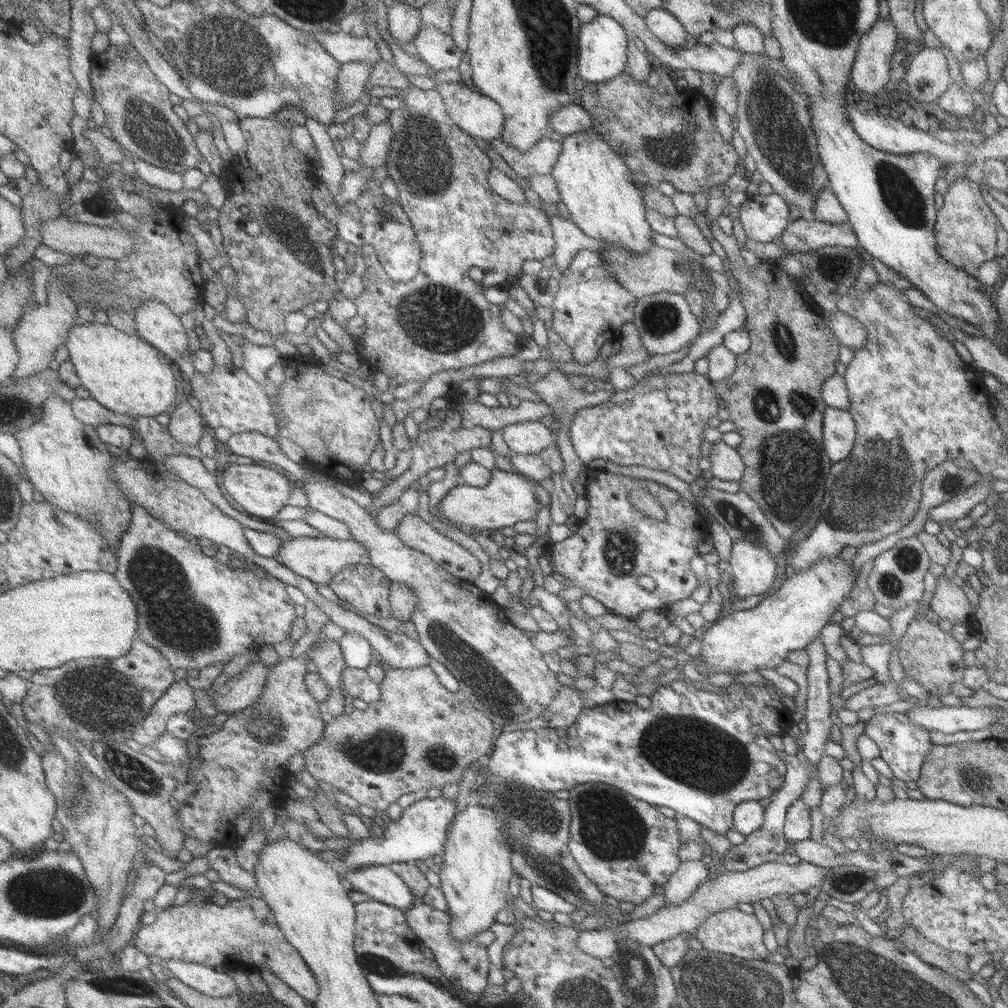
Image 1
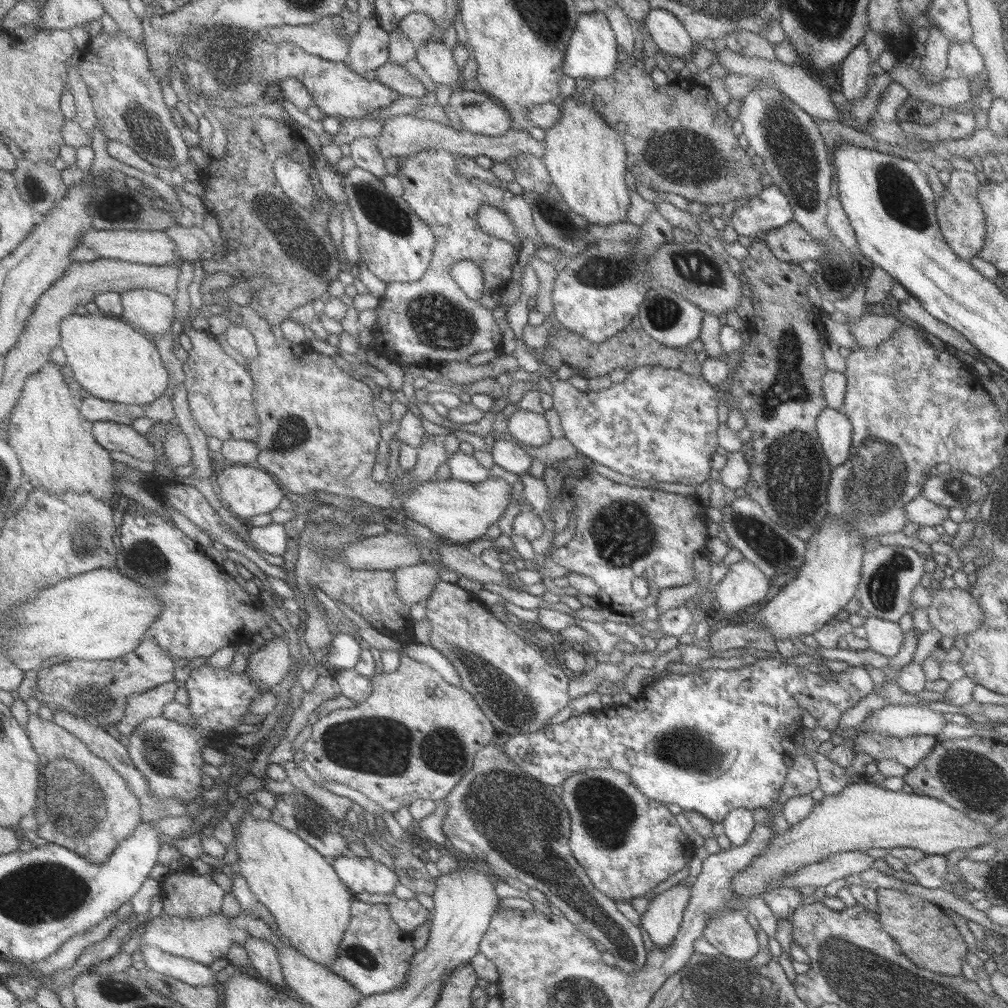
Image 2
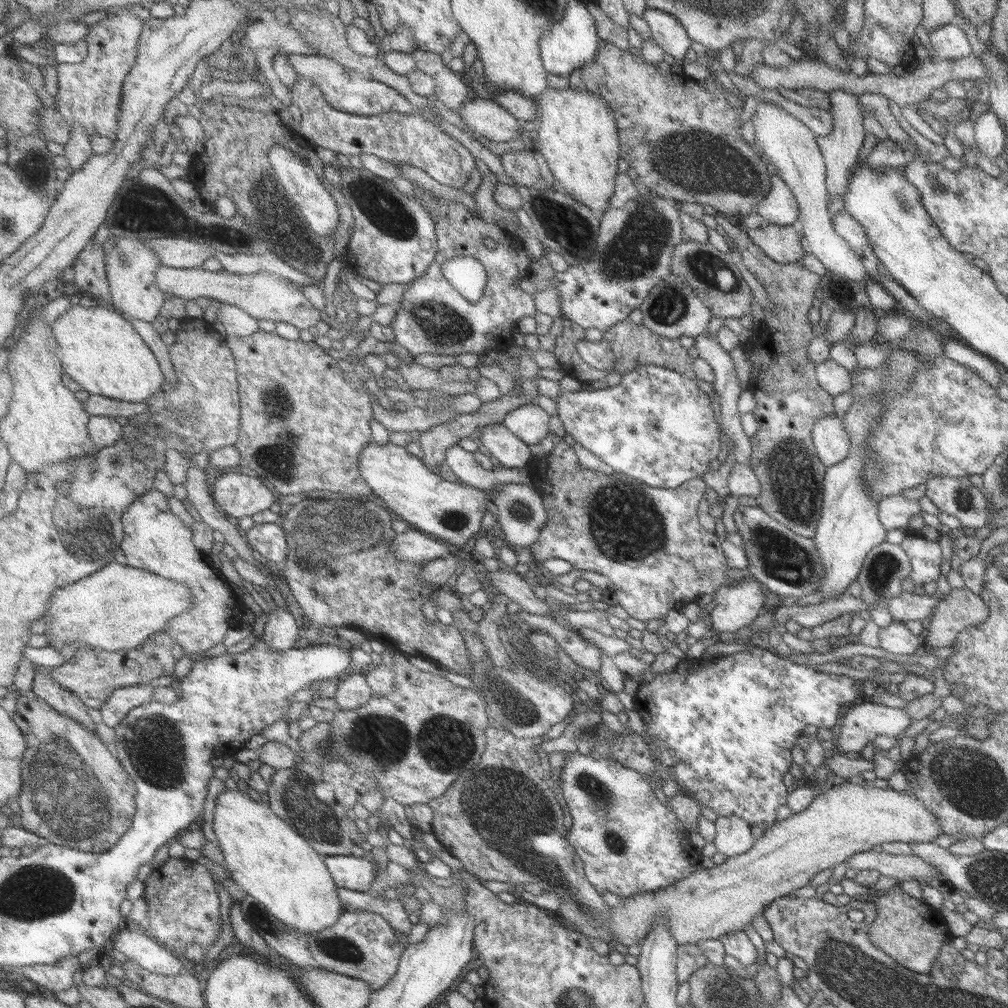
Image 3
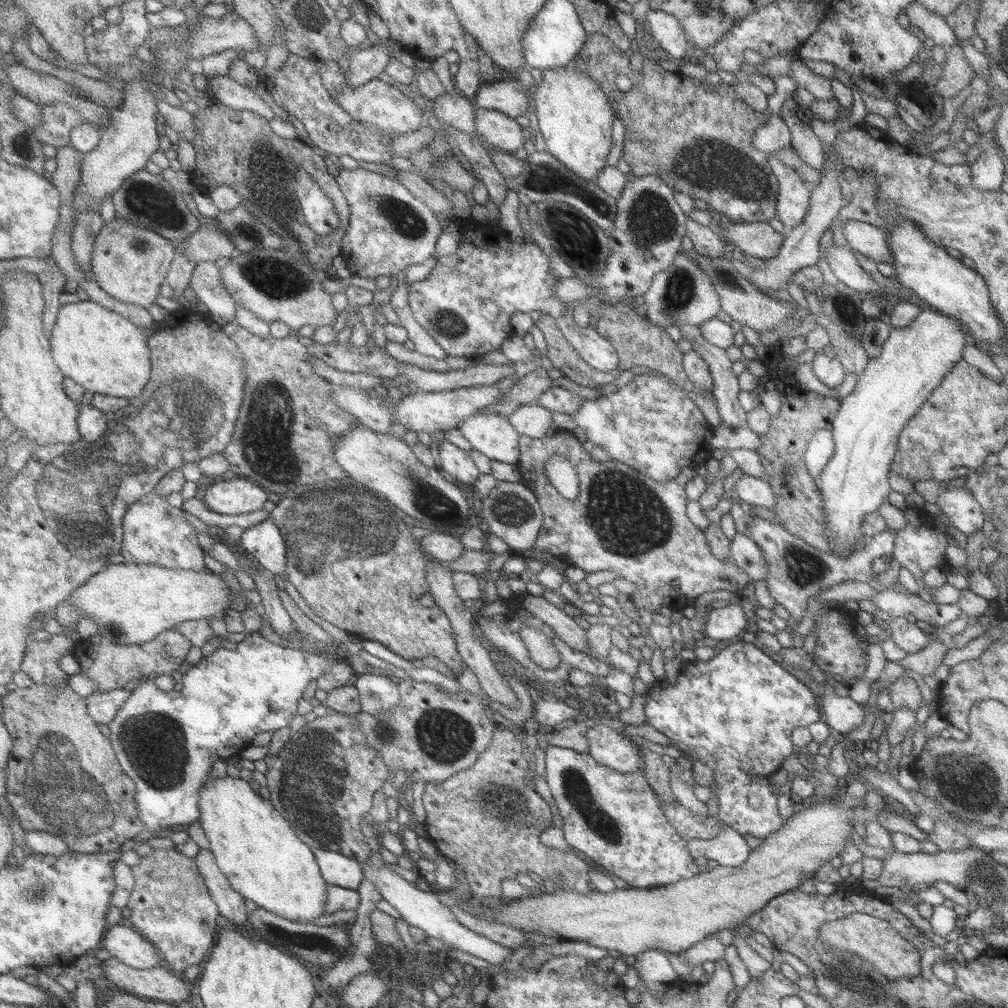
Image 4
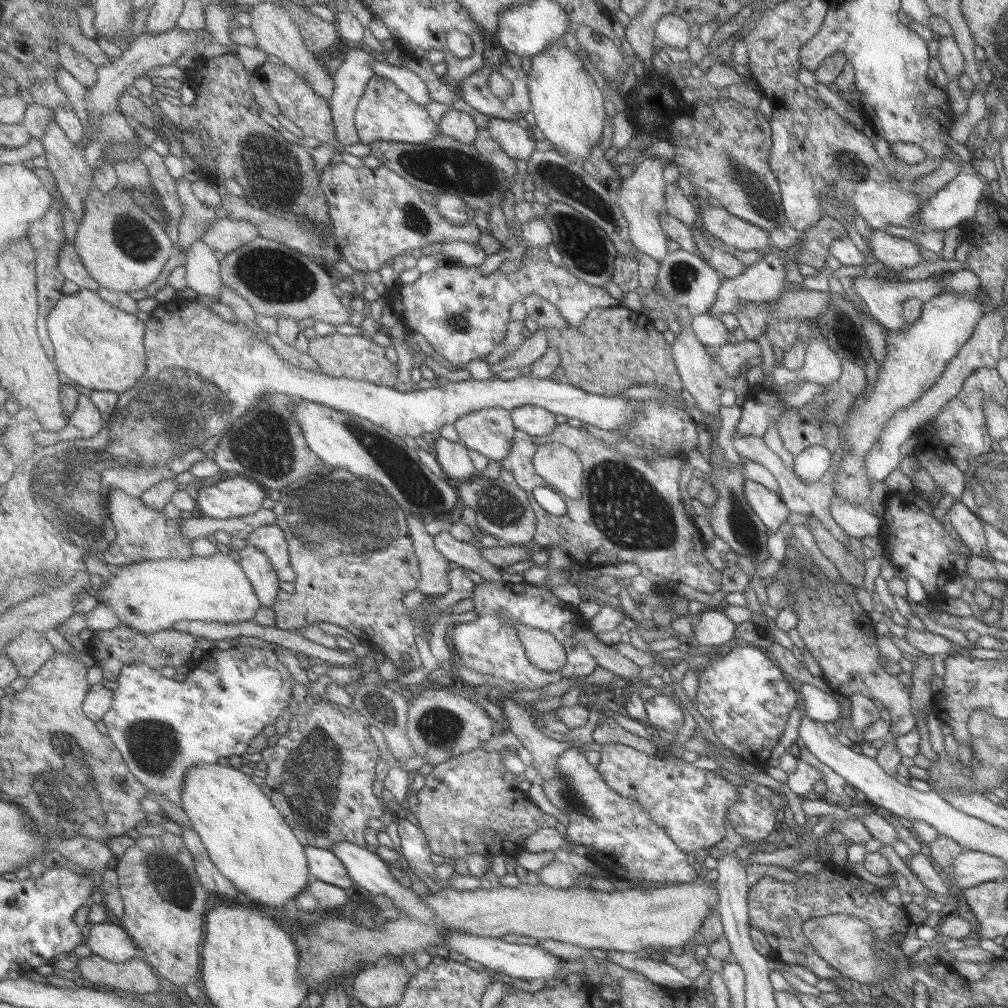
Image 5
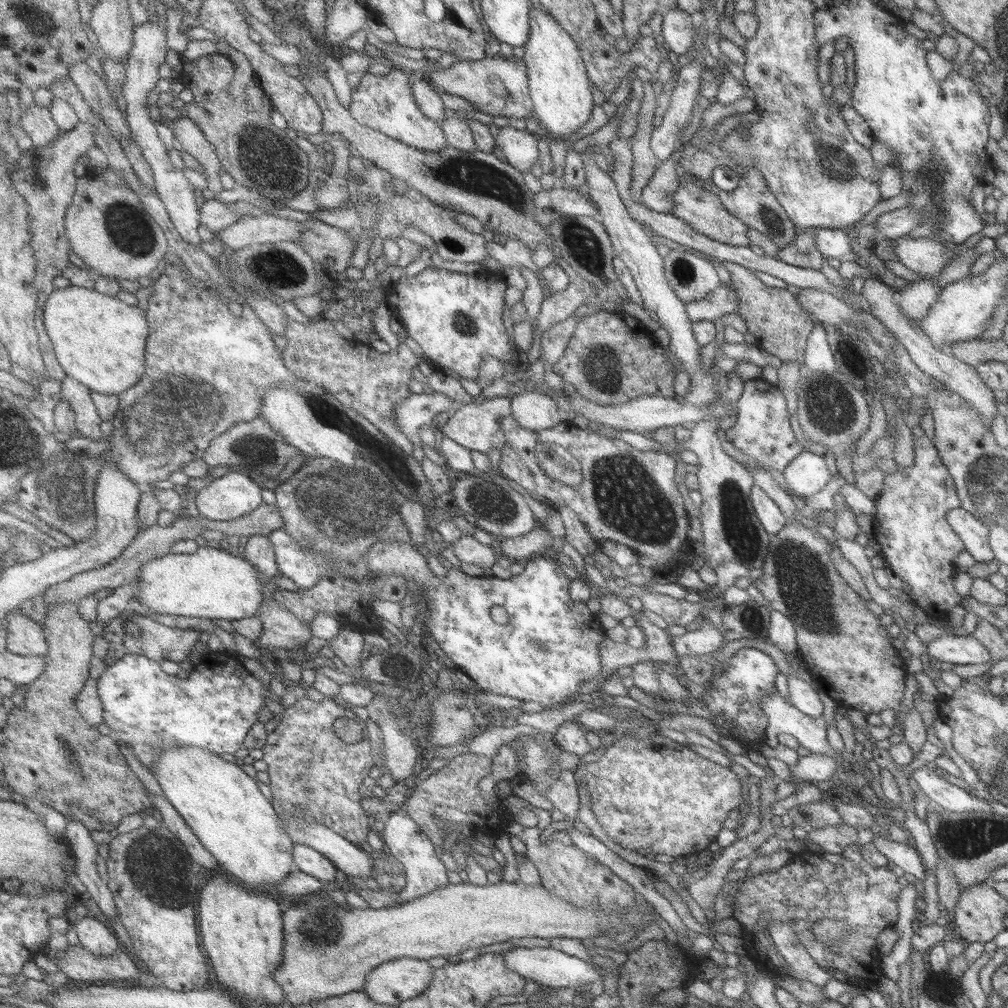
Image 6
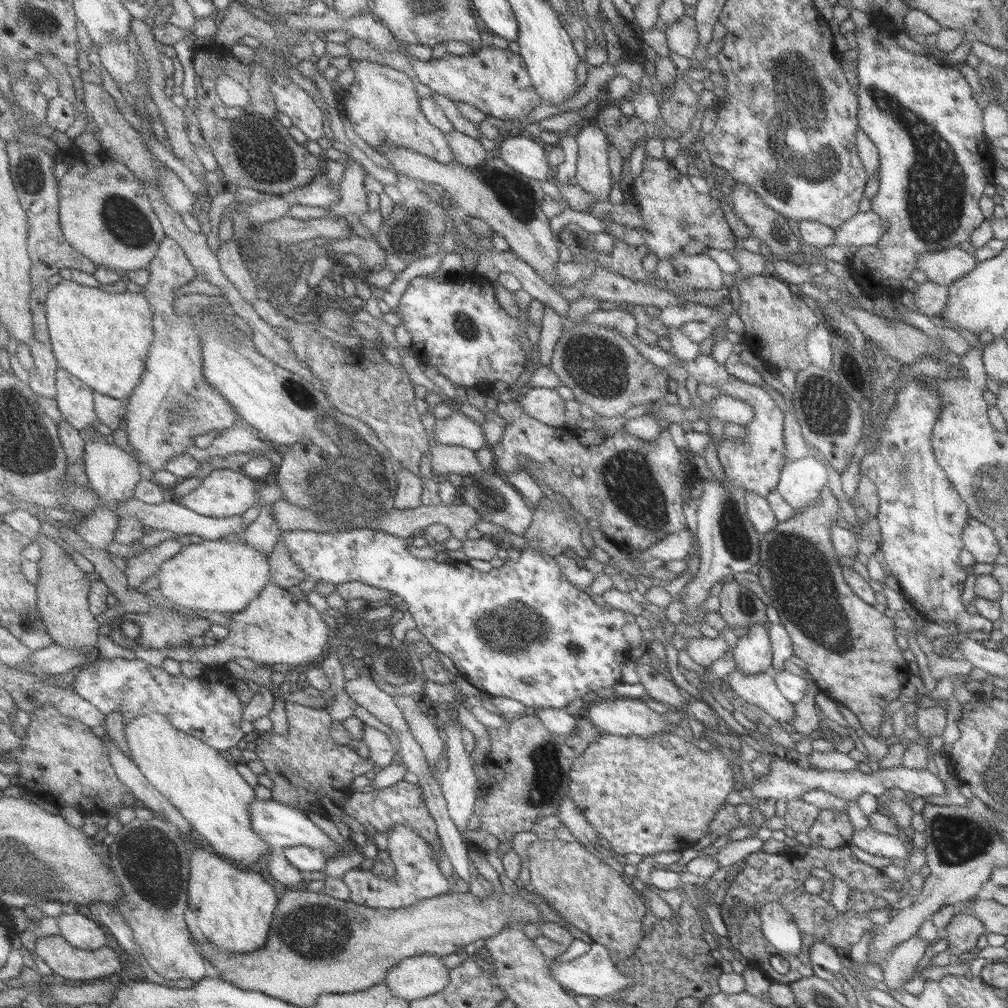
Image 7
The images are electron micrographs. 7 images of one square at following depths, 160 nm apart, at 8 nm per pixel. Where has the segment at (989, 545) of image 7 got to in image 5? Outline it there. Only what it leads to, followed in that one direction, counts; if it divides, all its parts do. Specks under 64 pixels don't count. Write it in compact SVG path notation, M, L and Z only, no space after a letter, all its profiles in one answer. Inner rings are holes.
M955 501L946 512L944 520L950 522L969 554L984 556L986 538L984 537L983 524L972 510L959 501Z

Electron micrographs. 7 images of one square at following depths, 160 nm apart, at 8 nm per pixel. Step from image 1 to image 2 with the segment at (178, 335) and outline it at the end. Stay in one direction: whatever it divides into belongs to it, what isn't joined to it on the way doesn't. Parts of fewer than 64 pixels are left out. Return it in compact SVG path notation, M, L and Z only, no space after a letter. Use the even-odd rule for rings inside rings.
M137 289L122 295L123 320L145 336L165 337L174 330L173 298L155 290Z

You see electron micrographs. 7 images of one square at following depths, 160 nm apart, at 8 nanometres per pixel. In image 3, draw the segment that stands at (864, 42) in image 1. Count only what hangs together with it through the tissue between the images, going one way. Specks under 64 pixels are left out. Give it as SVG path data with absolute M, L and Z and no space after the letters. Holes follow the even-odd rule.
M832 90L826 95L830 104L832 129L827 136L816 136L816 141L825 167L825 194L827 194L827 202L831 202L834 197L845 196L846 184L856 164L857 152L863 144L865 131L862 125L860 102L856 96L840 90Z

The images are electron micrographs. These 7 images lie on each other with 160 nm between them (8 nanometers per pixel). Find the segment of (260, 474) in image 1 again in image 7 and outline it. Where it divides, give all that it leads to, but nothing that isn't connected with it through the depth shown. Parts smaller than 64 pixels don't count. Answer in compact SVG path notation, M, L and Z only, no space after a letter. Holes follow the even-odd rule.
M216 467L193 492L179 497L182 499L182 504L193 512L213 518L231 518L247 512L249 508L257 504L255 486L253 479L244 472L239 473L235 470Z

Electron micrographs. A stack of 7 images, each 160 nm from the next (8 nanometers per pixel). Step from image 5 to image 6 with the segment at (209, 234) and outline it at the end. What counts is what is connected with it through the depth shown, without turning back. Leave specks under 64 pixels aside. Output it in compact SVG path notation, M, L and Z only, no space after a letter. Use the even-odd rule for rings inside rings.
M272 214L241 218L241 222L225 228L216 237L220 238L223 247L231 251L243 250L249 246L269 242L295 242L303 232L303 224L285 218L277 218Z

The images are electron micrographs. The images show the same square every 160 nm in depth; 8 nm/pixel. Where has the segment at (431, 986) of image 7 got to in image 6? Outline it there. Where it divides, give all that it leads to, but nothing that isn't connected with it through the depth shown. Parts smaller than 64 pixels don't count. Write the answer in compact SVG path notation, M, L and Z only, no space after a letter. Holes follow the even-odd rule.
M401 958L378 966L368 976L363 990L377 1004L399 1006L423 994L435 976L435 968L425 960Z

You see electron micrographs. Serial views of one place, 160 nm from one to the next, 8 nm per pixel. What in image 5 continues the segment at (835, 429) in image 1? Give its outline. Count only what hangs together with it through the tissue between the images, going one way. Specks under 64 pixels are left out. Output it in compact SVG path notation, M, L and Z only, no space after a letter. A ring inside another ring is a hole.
M819 445L804 448L793 459L793 474L799 478L803 484L816 482L828 469L832 453L825 447Z

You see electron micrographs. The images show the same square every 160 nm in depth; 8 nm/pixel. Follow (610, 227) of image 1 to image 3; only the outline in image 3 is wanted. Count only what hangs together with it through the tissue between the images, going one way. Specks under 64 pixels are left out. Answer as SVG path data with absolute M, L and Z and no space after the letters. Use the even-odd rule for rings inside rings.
M550 88L537 99L539 121L537 123L538 143L535 147L544 157L548 168L560 188L573 197L577 203L589 208L593 213L601 213L609 208L607 201L613 195L614 178L617 174L617 154L620 142L615 134L615 122L609 105L603 101L600 93L573 88Z

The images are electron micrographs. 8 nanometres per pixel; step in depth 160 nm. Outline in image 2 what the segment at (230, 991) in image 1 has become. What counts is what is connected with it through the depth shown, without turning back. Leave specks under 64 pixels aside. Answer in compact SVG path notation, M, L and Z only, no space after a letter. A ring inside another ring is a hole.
M143 944L139 950L143 954L143 962L151 971L176 978L191 986L215 987L219 985L210 966L169 954L154 946L144 946Z

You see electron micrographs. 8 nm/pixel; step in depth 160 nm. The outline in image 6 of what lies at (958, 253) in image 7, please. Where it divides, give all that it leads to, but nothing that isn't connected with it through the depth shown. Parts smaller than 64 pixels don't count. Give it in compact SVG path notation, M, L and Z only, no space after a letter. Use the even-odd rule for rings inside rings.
M908 235L893 239L891 253L895 261L901 263L923 279L933 280L949 264L947 244L925 238L909 238Z

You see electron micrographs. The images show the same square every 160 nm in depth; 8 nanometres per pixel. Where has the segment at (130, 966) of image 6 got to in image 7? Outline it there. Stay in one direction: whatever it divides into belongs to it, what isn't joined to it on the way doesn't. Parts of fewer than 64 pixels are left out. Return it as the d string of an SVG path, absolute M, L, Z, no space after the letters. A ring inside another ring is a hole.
M59 935L39 937L35 941L35 953L53 972L69 980L103 978L123 968L113 948L81 950Z

